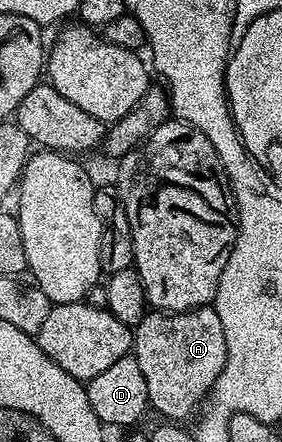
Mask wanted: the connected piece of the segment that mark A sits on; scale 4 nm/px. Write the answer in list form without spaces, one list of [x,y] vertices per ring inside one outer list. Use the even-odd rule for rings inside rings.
[[[211,305],[174,313],[152,310],[133,329],[133,354],[145,377],[148,404],[154,410],[156,407],[168,420],[187,421],[183,419],[189,418],[191,414],[194,416],[200,410],[201,404],[210,396],[211,386],[225,369],[227,346],[225,329],[221,329],[221,317],[217,317]]]

